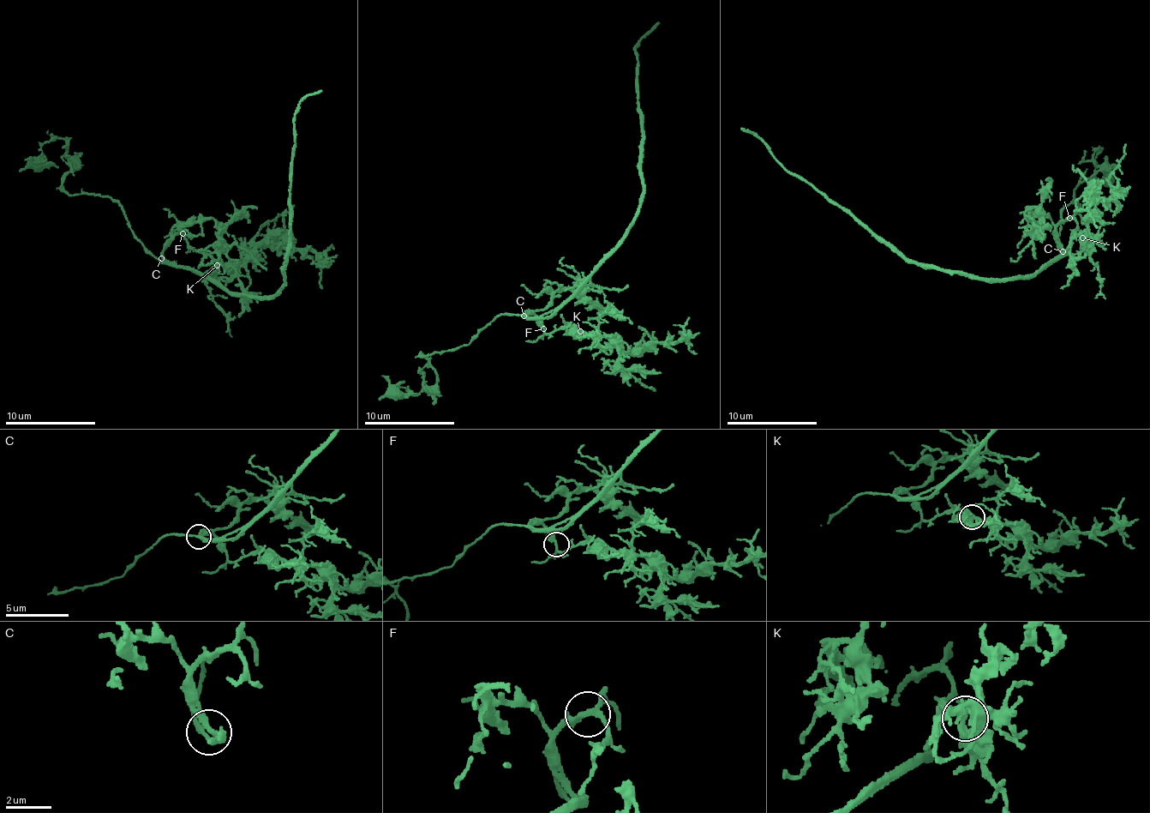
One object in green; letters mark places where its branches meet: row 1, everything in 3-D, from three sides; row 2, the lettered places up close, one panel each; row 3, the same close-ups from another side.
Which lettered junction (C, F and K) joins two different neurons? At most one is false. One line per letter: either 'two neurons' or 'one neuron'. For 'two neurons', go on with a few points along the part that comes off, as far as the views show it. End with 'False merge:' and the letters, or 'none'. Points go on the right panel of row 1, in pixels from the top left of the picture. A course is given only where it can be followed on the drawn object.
C: one neuron
F: one neuron
K: one neuron
False merge: none

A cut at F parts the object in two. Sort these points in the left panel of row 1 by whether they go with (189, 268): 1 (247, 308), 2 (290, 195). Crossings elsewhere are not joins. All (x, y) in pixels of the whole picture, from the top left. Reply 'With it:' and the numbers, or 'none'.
With it: 2

